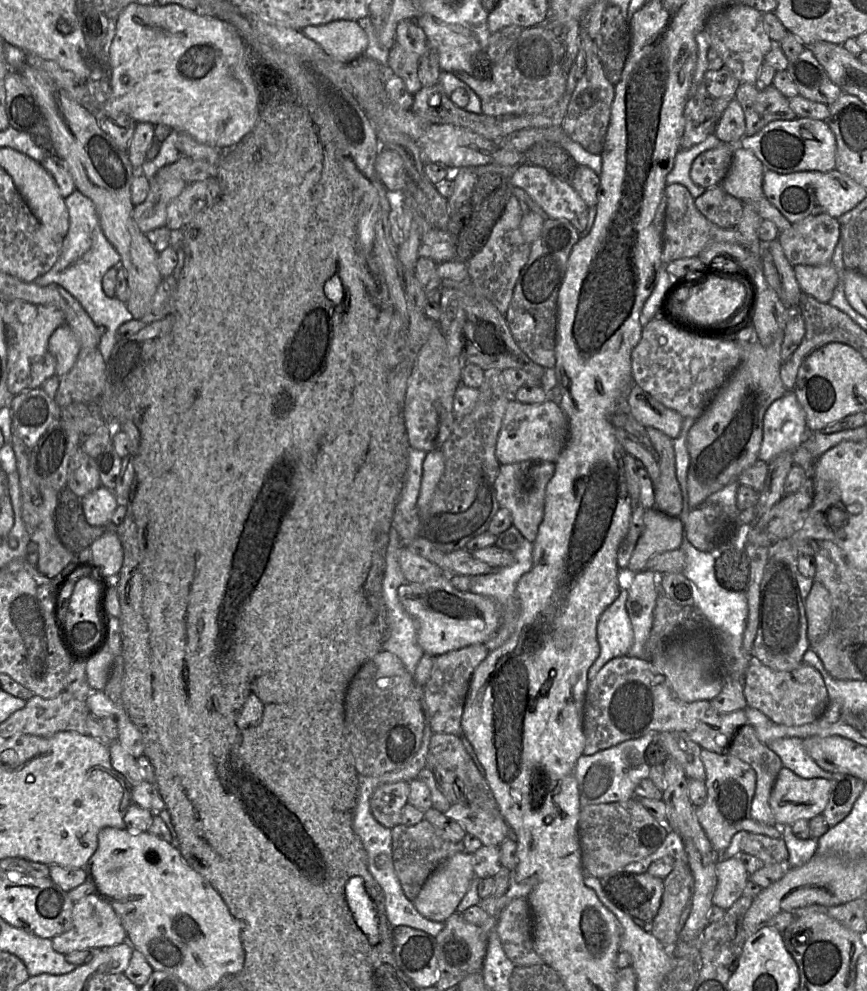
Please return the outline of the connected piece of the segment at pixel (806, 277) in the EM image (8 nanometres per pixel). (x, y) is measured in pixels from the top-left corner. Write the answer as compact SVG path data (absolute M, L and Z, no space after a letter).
M832 263L825 265L796 265L796 279L802 292L820 302L828 303L838 283L838 273Z

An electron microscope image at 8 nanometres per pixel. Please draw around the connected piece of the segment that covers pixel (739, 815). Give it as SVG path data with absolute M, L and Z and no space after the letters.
M702 749L700 754L706 771L707 800L704 805L696 807L695 814L714 850L722 854L732 837L740 831L781 838L778 825L765 825L752 817L752 800L756 789L756 773L752 767L727 752L719 754Z

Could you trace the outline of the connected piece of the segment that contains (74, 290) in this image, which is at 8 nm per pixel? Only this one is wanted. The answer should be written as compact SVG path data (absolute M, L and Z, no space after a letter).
M76 189L65 198L65 202L69 212L69 231L64 239L61 255L53 267L37 277L34 283L40 286L58 284L79 302L98 328L100 335L98 349L106 363L119 338L118 328L133 318L126 303L116 296L107 296L102 286L104 274L109 268L118 267L121 257L106 238L98 212L90 198Z

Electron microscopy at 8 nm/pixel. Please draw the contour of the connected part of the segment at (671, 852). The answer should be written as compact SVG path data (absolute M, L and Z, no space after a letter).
M667 819L664 827L667 831L667 836L663 844L651 855L646 858L628 864L623 869L633 873L645 873L648 871L650 865L664 857L670 856L674 859L674 867L672 872L664 879L664 891L662 902L658 913L653 919L653 928L651 934L667 949L674 946L678 940L682 928L684 927L689 914L692 909L693 895L694 895L694 879L689 868L688 857L685 846L681 837L672 829Z

